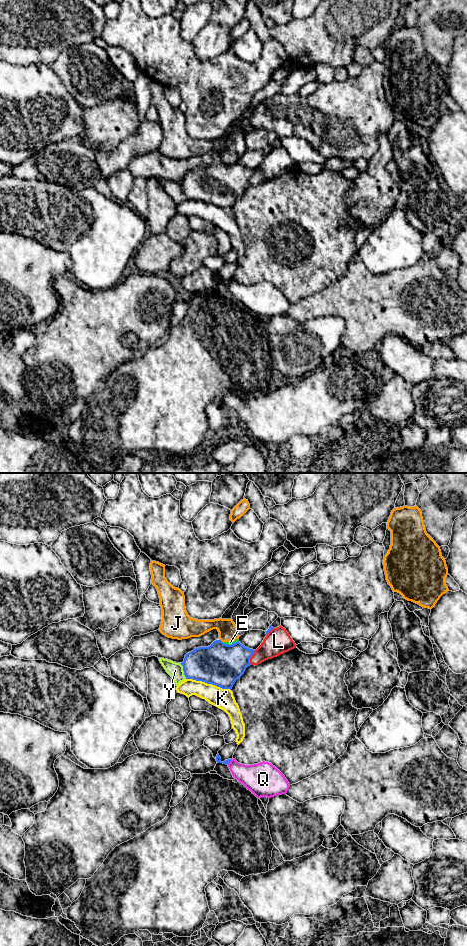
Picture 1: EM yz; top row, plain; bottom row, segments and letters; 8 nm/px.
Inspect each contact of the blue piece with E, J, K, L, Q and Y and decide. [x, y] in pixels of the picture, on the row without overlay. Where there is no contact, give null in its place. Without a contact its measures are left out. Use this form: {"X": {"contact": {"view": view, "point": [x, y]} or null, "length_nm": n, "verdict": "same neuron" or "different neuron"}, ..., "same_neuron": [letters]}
{"E": {"contact": {"view": "yz", "point": [230, 165]}, "length_nm": 140, "verdict": "different neuron"}, "J": {"contact": {"view": "yz", "point": [221, 161]}, "length_nm": 40, "verdict": "different neuron"}, "K": {"contact": {"view": "yz", "point": [208, 203]}, "length_nm": 380, "verdict": "different neuron"}, "L": {"contact": {"view": "yz", "point": [250, 177]}, "length_nm": 130, "verdict": "same neuron"}, "Q": {"contact": {"view": "yz", "point": [229, 282]}, "length_nm": 60, "verdict": "different neuron"}, "Y": {"contact": {"view": "yz", "point": [183, 190]}, "length_nm": 140, "verdict": "different neuron"}, "same_neuron": ["L"]}

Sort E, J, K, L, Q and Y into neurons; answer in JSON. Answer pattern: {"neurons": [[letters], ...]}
{"neurons": [["E", "J"], ["K", "Q"], ["L"], ["Y"]]}

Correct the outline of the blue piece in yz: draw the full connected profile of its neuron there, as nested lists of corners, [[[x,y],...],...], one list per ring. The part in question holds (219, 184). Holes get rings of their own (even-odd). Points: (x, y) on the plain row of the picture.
[[[216,160],[208,167],[195,168],[187,173],[180,184],[186,199],[231,210],[236,200],[251,185],[250,178],[254,172],[239,161],[227,165]]]

